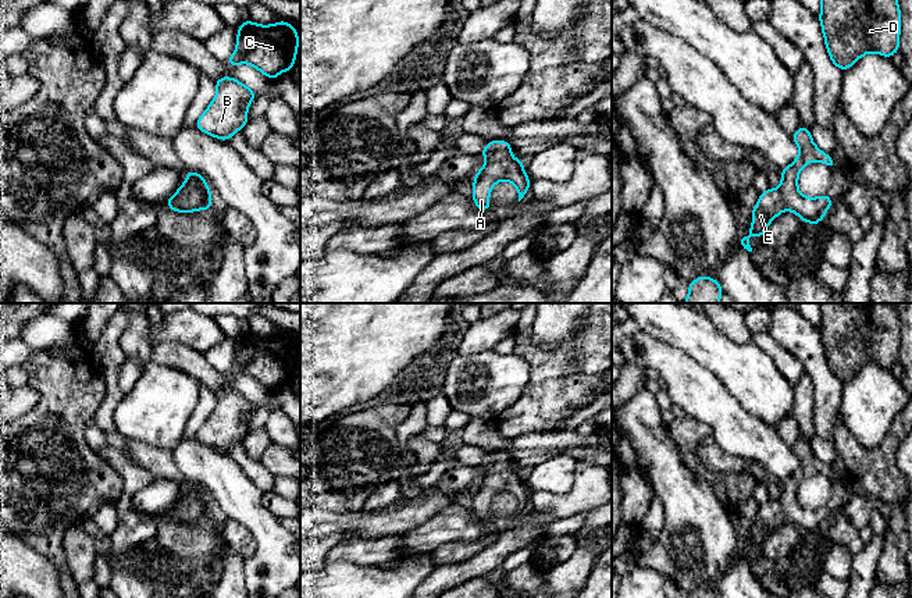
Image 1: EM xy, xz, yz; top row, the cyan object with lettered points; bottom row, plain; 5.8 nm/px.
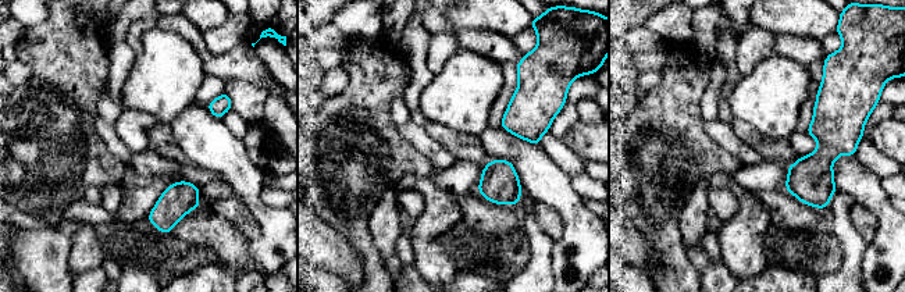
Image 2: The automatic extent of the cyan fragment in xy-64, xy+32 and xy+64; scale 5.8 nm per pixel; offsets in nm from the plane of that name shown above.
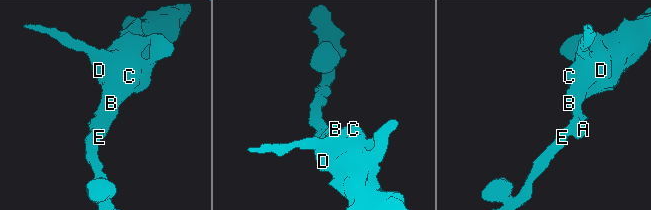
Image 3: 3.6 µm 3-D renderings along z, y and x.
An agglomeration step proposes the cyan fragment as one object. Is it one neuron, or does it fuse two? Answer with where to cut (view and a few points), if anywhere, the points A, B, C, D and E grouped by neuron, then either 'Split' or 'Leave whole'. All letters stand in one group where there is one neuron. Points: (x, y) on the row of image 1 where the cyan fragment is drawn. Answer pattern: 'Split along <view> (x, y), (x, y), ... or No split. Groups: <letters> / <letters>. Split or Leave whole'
No split. Groups: A B C D E. Leave whole

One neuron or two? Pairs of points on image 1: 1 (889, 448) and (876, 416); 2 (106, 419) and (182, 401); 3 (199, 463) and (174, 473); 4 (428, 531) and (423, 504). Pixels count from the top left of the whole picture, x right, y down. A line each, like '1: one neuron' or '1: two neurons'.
1: two neurons
2: two neurons
3: two neurons
4: two neurons

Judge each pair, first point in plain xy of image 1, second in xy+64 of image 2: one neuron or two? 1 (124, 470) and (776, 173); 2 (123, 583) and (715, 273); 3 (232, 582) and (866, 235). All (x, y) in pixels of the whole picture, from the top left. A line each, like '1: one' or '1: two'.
1: two
2: two
3: two

